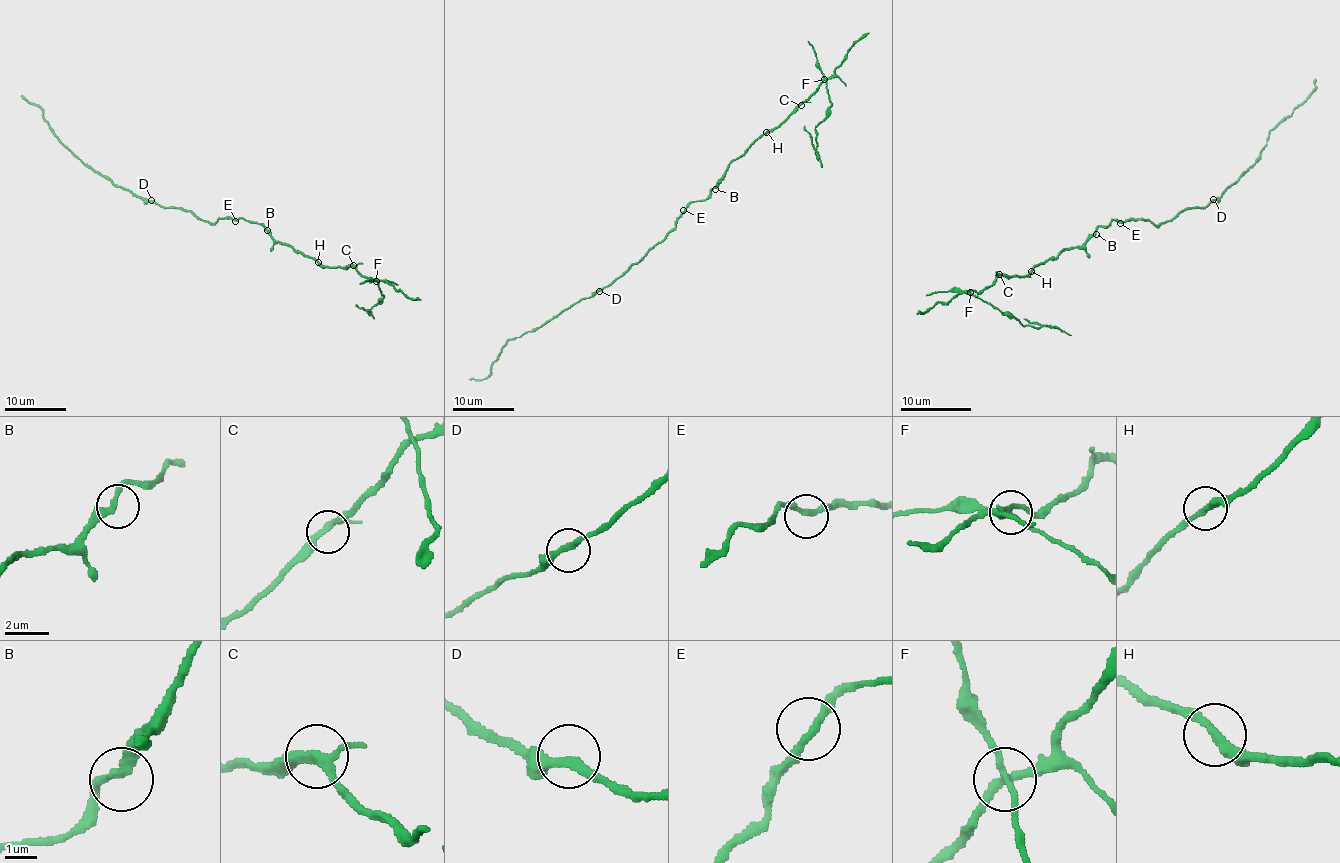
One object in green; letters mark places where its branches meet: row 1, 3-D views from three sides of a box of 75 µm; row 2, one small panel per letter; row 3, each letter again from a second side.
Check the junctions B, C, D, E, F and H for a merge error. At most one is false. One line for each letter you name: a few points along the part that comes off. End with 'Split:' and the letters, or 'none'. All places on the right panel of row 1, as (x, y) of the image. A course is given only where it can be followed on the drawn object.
F: foreign part runs (970, 292), (1026, 325), (1049, 325), (1031, 323), (1024, 318)
Split: F

